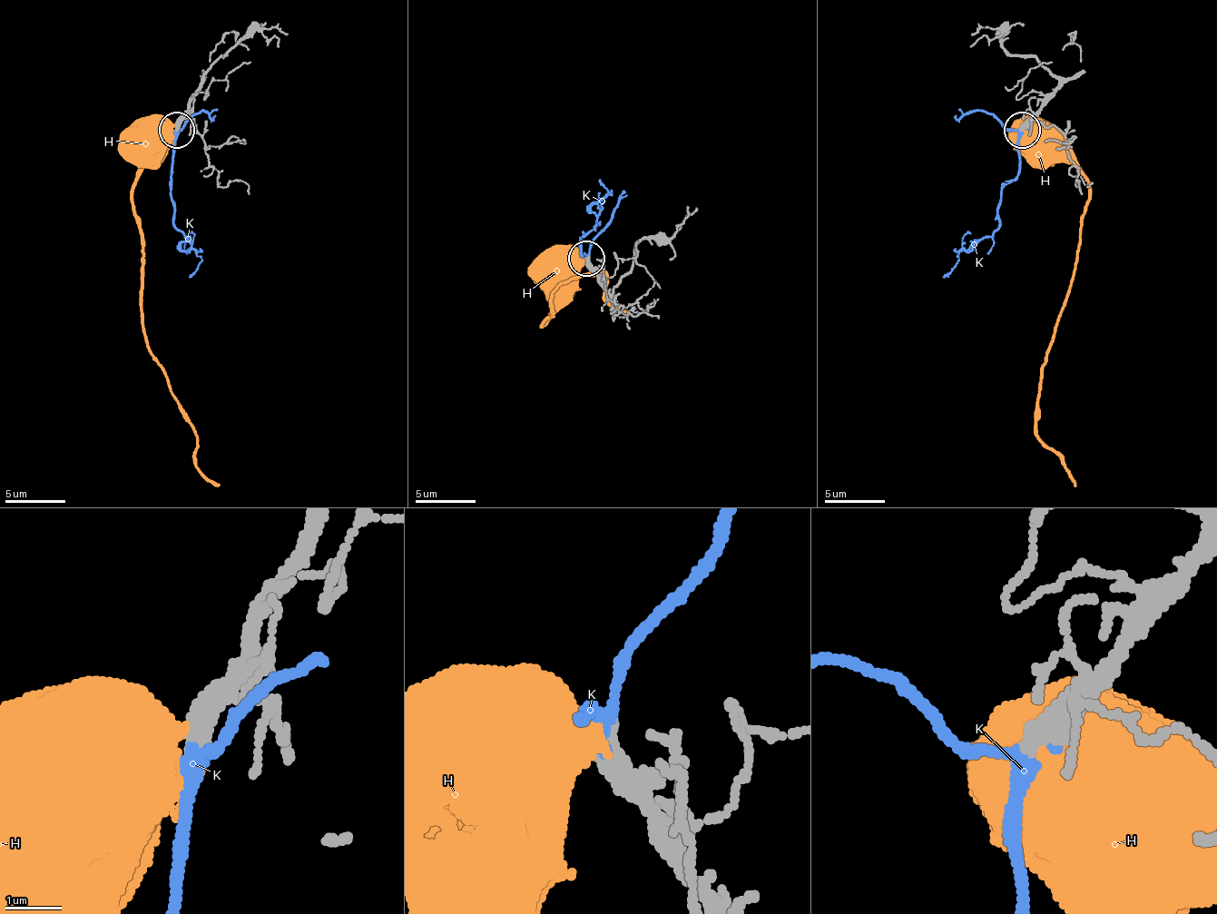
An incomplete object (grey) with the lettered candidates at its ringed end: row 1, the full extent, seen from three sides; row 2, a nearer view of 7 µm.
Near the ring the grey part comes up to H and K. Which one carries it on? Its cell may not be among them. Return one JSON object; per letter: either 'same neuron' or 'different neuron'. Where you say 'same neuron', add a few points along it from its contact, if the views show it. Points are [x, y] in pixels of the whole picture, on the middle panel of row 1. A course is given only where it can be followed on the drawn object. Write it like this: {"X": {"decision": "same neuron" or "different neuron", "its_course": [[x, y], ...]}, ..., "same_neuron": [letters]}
{"H": {"decision": "different neuron"}, "K": {"decision": "same neuron", "its_course": [[588, 260], [580, 251], [580, 240], [597, 224], [601, 197], [610, 194], [597, 179]]}, "same_neuron": ["K"]}

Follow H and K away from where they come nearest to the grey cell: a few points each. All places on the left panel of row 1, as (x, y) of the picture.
H: (176, 124), (161, 133), (154, 145)
K: (179, 127), (170, 175), (176, 227), (188, 236), (191, 250), (200, 260), (188, 278)

